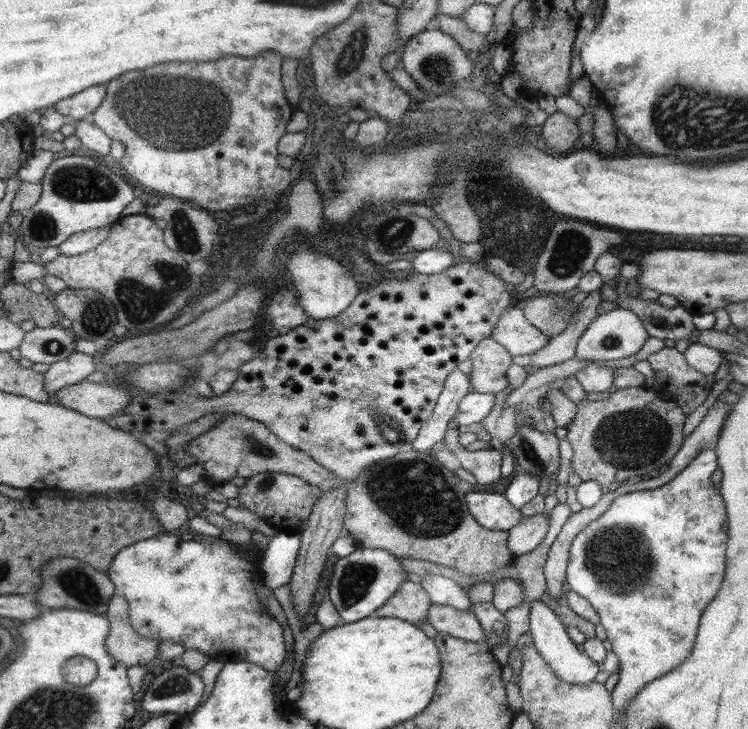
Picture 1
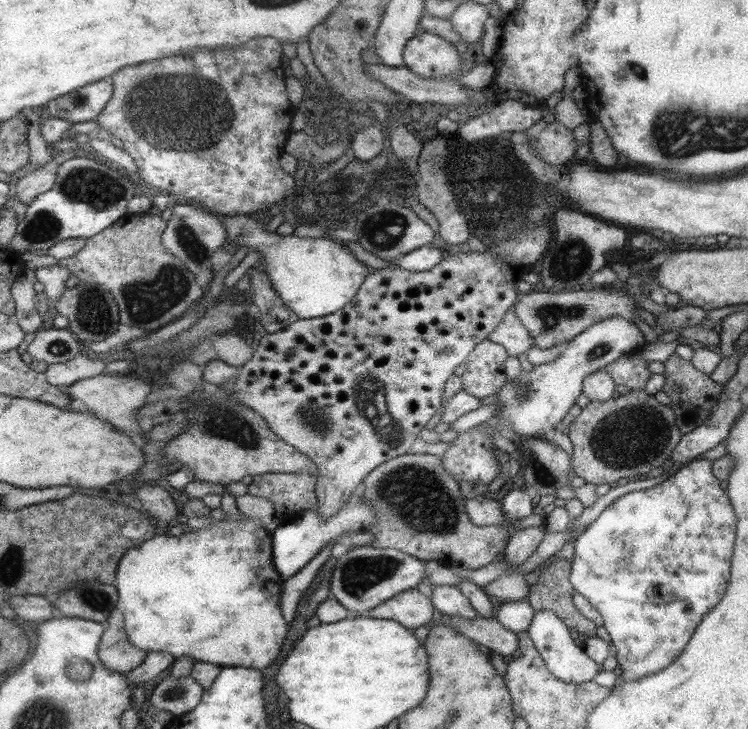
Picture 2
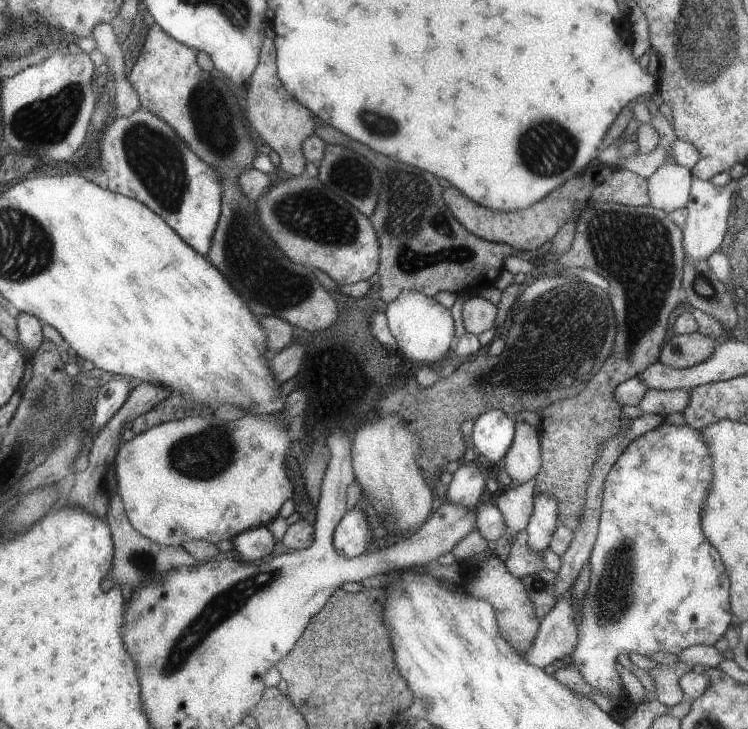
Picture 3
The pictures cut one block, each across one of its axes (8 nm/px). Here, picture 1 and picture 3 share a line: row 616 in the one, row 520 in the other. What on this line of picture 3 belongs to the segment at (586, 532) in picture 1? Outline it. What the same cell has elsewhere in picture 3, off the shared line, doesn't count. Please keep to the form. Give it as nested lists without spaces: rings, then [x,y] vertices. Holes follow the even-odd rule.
[[[659,423],[655,428],[644,432],[634,438],[621,451],[617,460],[611,466],[607,473],[606,479],[602,488],[602,503],[600,506],[600,515],[598,520],[598,531],[594,540],[591,552],[588,559],[590,564],[589,584],[587,590],[581,600],[581,610],[579,610],[578,624],[578,639],[575,648],[569,655],[572,658],[572,663],[578,668],[581,676],[587,684],[593,688],[607,693],[610,697],[616,698],[615,710],[620,706],[620,702],[627,698],[627,694],[621,683],[621,679],[615,671],[615,657],[619,653],[635,652],[635,654],[643,654],[648,656],[653,652],[671,652],[677,654],[684,648],[691,645],[713,646],[713,642],[717,642],[717,638],[723,636],[723,632],[729,626],[731,620],[731,612],[729,612],[729,601],[727,600],[727,572],[726,567],[722,563],[721,554],[707,540],[702,531],[702,510],[706,496],[710,494],[710,482],[712,479],[712,470],[710,464],[710,449],[706,445],[706,441],[702,439],[701,433],[698,430],[692,429],[686,424],[682,426],[673,426]]]

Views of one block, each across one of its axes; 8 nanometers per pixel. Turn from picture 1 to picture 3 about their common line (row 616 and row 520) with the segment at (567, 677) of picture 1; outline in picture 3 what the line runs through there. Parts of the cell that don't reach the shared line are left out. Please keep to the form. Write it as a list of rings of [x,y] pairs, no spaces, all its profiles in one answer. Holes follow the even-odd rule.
[[[539,493],[532,498],[532,511],[526,524],[527,544],[532,551],[547,549],[559,525],[558,500],[549,493]]]

